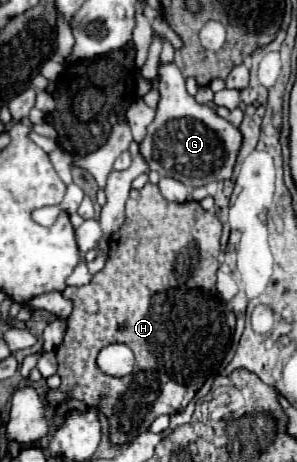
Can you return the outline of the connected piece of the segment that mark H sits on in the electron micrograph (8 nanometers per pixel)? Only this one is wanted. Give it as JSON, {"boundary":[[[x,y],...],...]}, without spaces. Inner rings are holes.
{"boundary":[[[146,184],[142,190],[130,190],[130,198],[126,202],[126,220],[122,224],[122,228],[116,232],[114,238],[110,238],[110,254],[108,254],[108,260],[104,264],[104,268],[90,280],[90,284],[86,286],[68,286],[62,296],[66,300],[72,302],[74,310],[72,314],[68,316],[66,324],[68,324],[68,330],[66,330],[66,336],[64,336],[64,342],[56,348],[56,358],[58,358],[58,376],[62,378],[62,384],[60,388],[56,390],[48,390],[46,398],[50,404],[60,404],[64,402],[66,398],[76,398],[76,400],[82,400],[86,406],[96,406],[104,416],[108,416],[108,422],[110,422],[110,430],[108,430],[108,438],[110,438],[110,444],[112,446],[122,446],[122,444],[128,444],[132,440],[136,440],[136,436],[140,432],[146,432],[150,428],[150,424],[154,422],[154,418],[166,414],[166,416],[172,416],[172,414],[178,414],[178,412],[184,412],[184,408],[188,406],[188,402],[196,396],[196,392],[204,386],[206,378],[210,374],[214,374],[228,348],[230,348],[230,340],[232,340],[232,332],[234,332],[234,324],[236,324],[236,318],[234,314],[228,310],[228,316],[226,316],[226,304],[224,300],[220,298],[218,290],[216,290],[216,270],[218,270],[218,252],[220,252],[220,220],[216,218],[216,214],[210,214],[208,210],[204,210],[198,202],[184,202],[184,204],[172,204],[168,200],[164,200],[164,196],[160,194],[158,186],[156,184]],[[114,342],[124,342],[132,348],[132,352],[136,354],[136,366],[134,366],[134,372],[130,376],[124,376],[124,378],[112,378],[112,376],[106,376],[104,372],[100,372],[100,368],[96,366],[96,356],[98,352],[108,346],[108,344],[114,344]]]}

